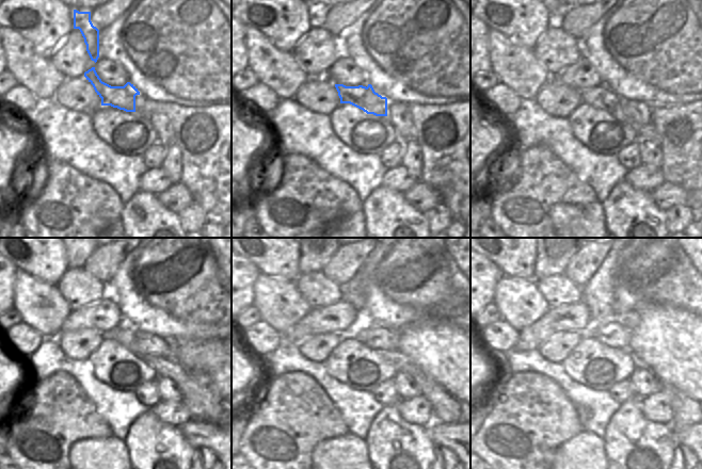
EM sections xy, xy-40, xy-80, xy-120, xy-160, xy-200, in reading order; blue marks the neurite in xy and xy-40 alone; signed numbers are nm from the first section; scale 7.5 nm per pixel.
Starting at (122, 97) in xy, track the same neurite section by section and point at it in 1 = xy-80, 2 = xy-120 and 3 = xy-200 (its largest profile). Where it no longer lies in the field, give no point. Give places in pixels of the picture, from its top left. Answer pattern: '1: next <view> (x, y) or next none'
1: next xy-80 (602, 98)
2: next xy-120 (166, 367)
3: next xy-200 (687, 413)

